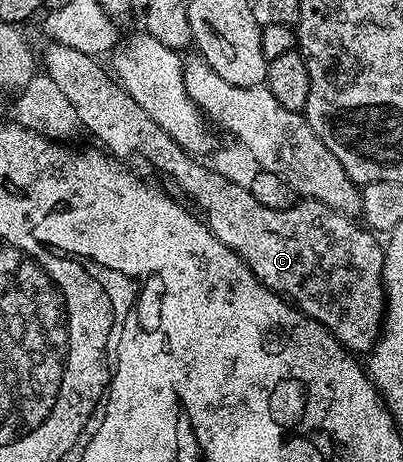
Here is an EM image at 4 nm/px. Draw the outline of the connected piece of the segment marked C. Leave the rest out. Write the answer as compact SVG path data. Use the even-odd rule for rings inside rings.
M56 42L48 46L50 48L45 52L45 60L43 56L43 72L63 90L65 97L75 108L80 127L86 128L104 151L122 162L146 160L155 171L170 176L193 199L192 207L200 213L211 231L219 238L219 242L226 244L232 252L239 253L262 284L267 285L273 292L281 293L303 315L318 320L350 352L372 352L381 337L385 318L385 250L382 241L377 241L380 239L368 227L354 222L345 213L337 212L318 200L302 199L287 210L271 210L267 206L259 206L259 202L255 202L255 198L249 193L248 187L228 181L223 175L213 172L208 163L185 151L171 134L167 134L167 130L163 130L163 126L159 126L159 122L155 122L155 118L151 118L143 107L135 102L131 94L125 92L108 71L105 73L96 64L93 56Z

